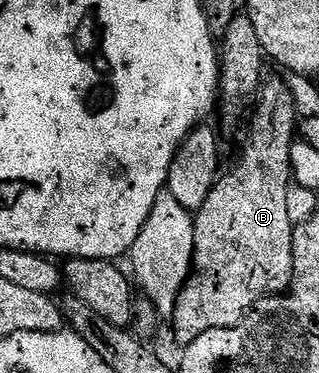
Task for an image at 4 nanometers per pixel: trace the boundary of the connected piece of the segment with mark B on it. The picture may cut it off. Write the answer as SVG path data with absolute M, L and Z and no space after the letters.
M282 77L271 78L268 82L266 79L262 83L250 118L251 127L247 130L247 139L243 142L243 151L235 167L216 181L209 200L194 215L193 273L177 296L175 311L169 319L169 326L175 329L175 338L183 348L193 344L197 336L205 336L205 332L213 332L217 328L233 328L250 310L254 310L257 303L265 298L282 295L291 288L296 223L289 216L289 196L293 185L291 148L297 141L297 117L293 95Z

